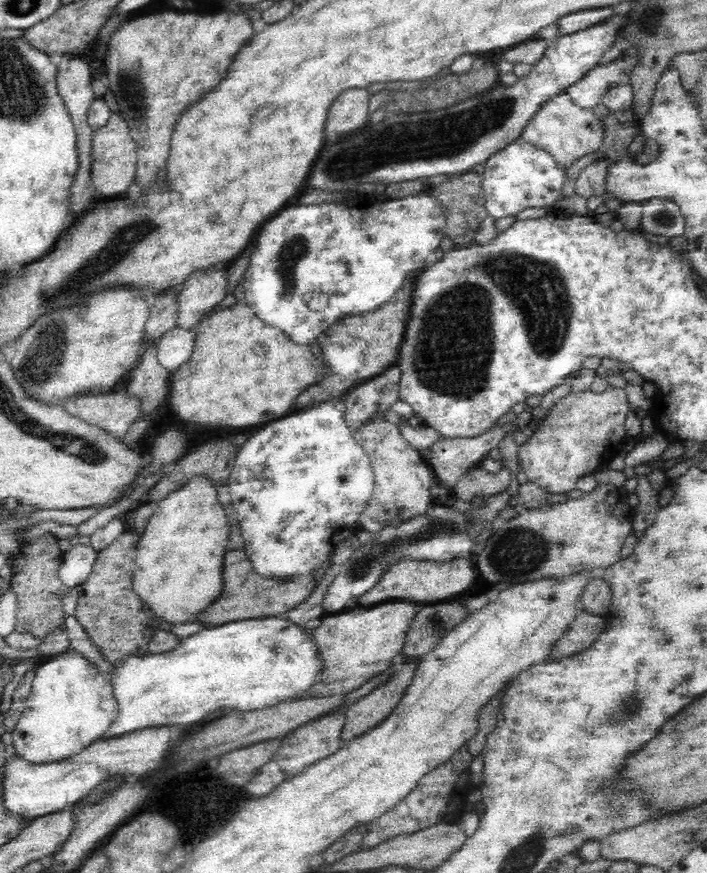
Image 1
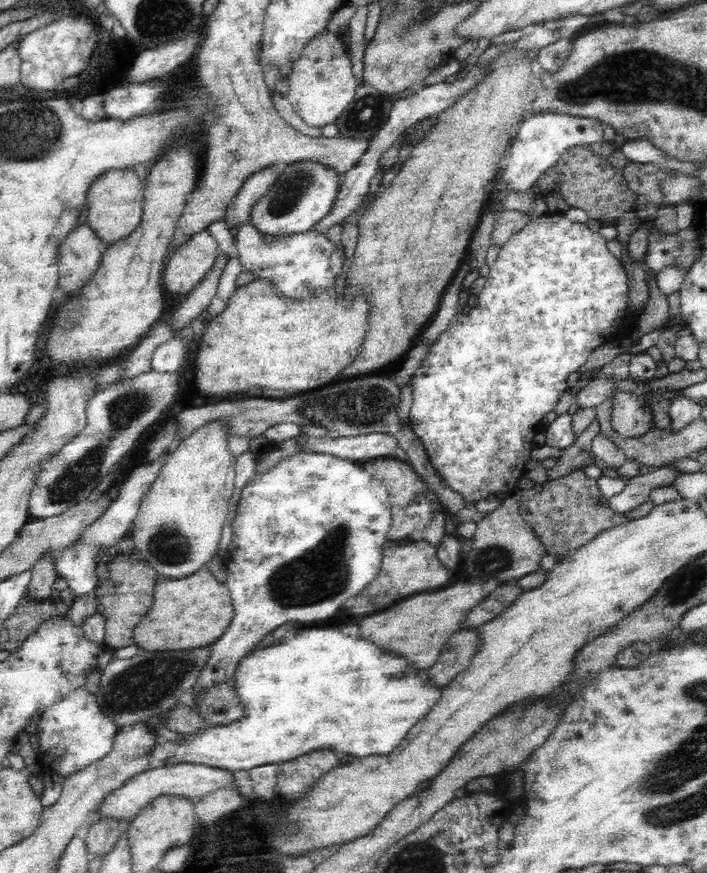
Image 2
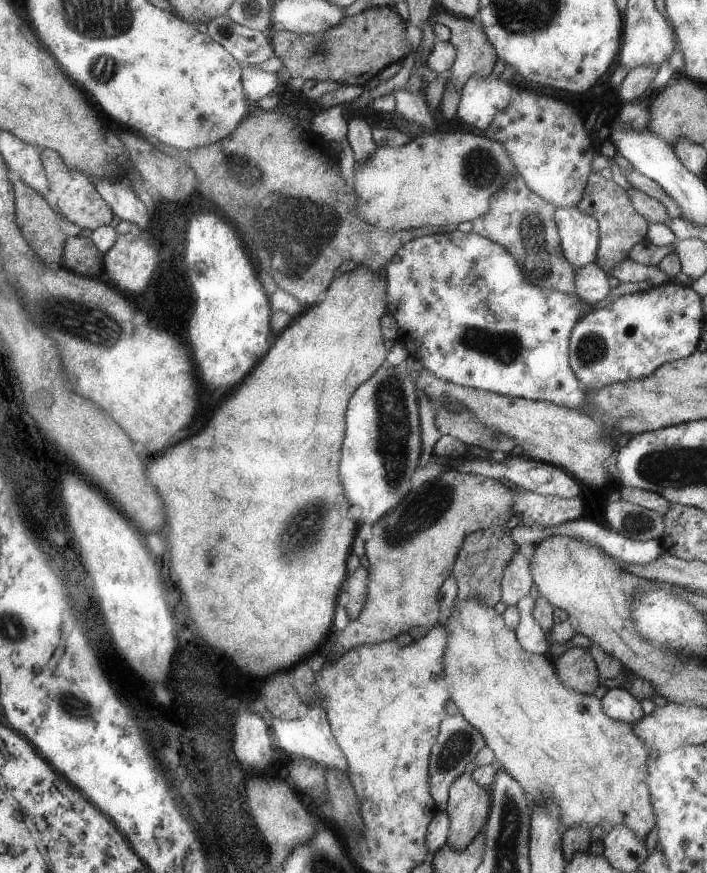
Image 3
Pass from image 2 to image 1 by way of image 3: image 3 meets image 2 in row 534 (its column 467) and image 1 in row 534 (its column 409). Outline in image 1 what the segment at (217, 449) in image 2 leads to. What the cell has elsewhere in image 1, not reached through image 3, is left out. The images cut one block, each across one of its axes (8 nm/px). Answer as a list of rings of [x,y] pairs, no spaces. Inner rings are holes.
[[[198,476],[178,491],[156,502],[153,514],[136,544],[131,586],[135,595],[149,607],[163,626],[194,621],[222,592],[222,560],[227,551],[231,526],[225,515],[225,508],[218,501],[216,489],[216,484],[210,479]]]

